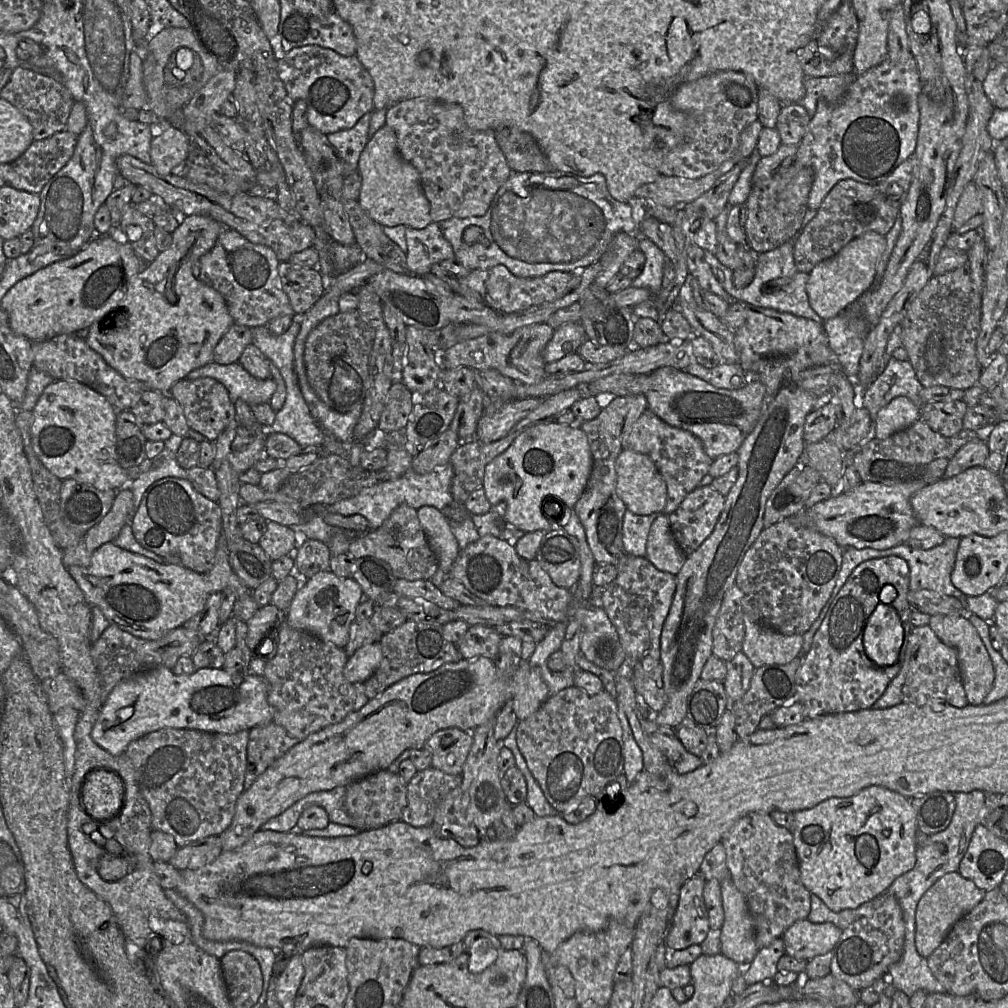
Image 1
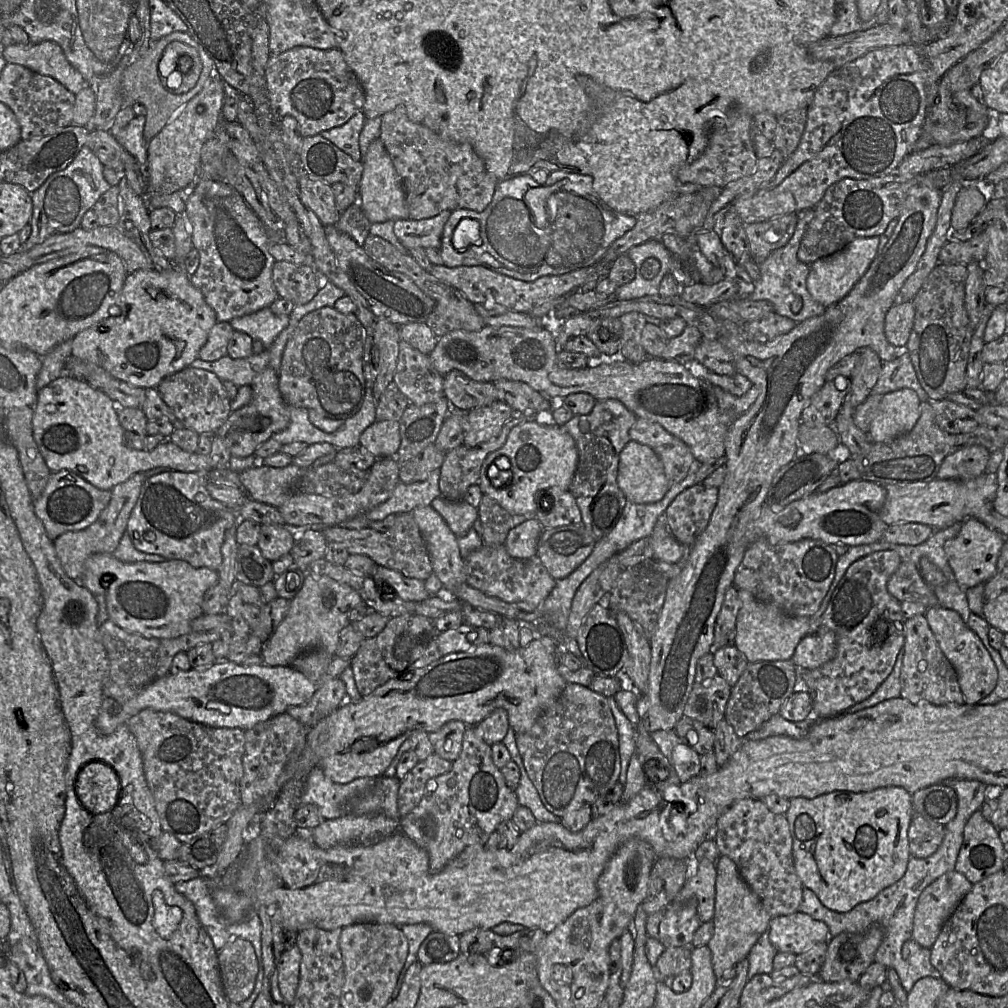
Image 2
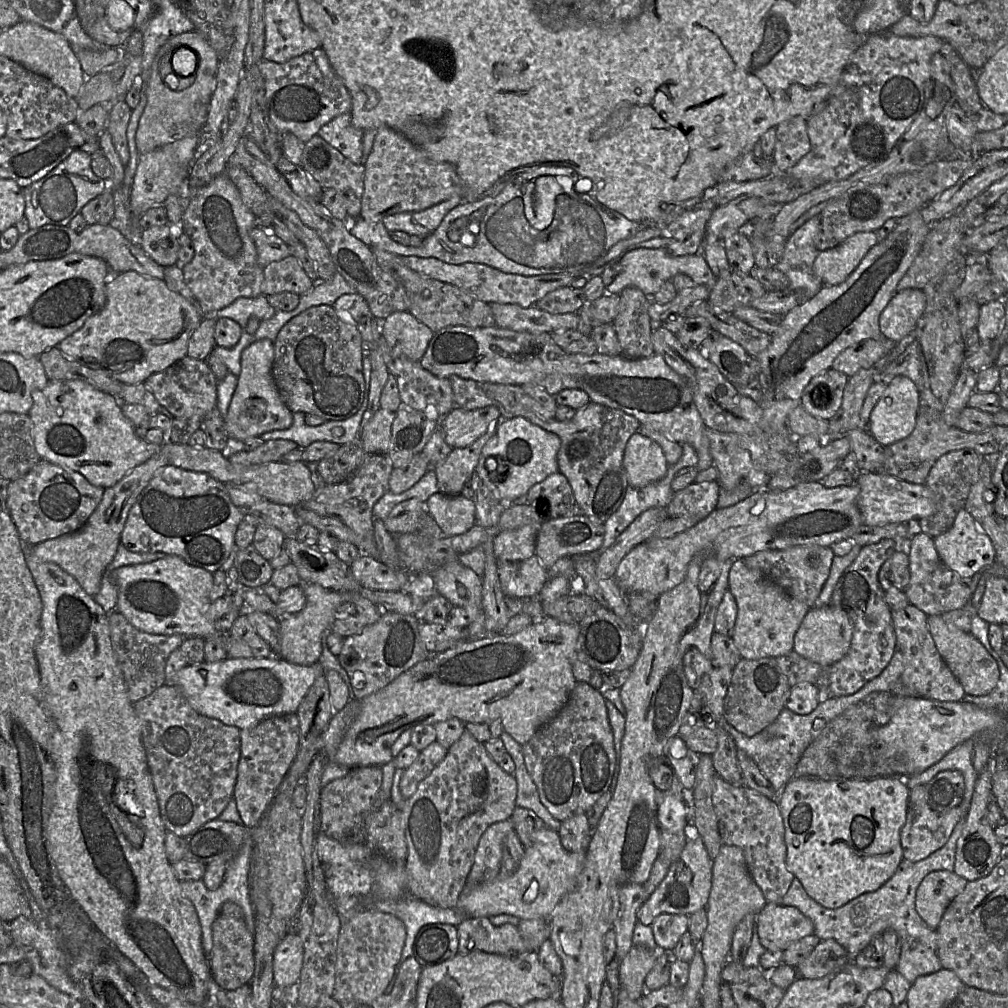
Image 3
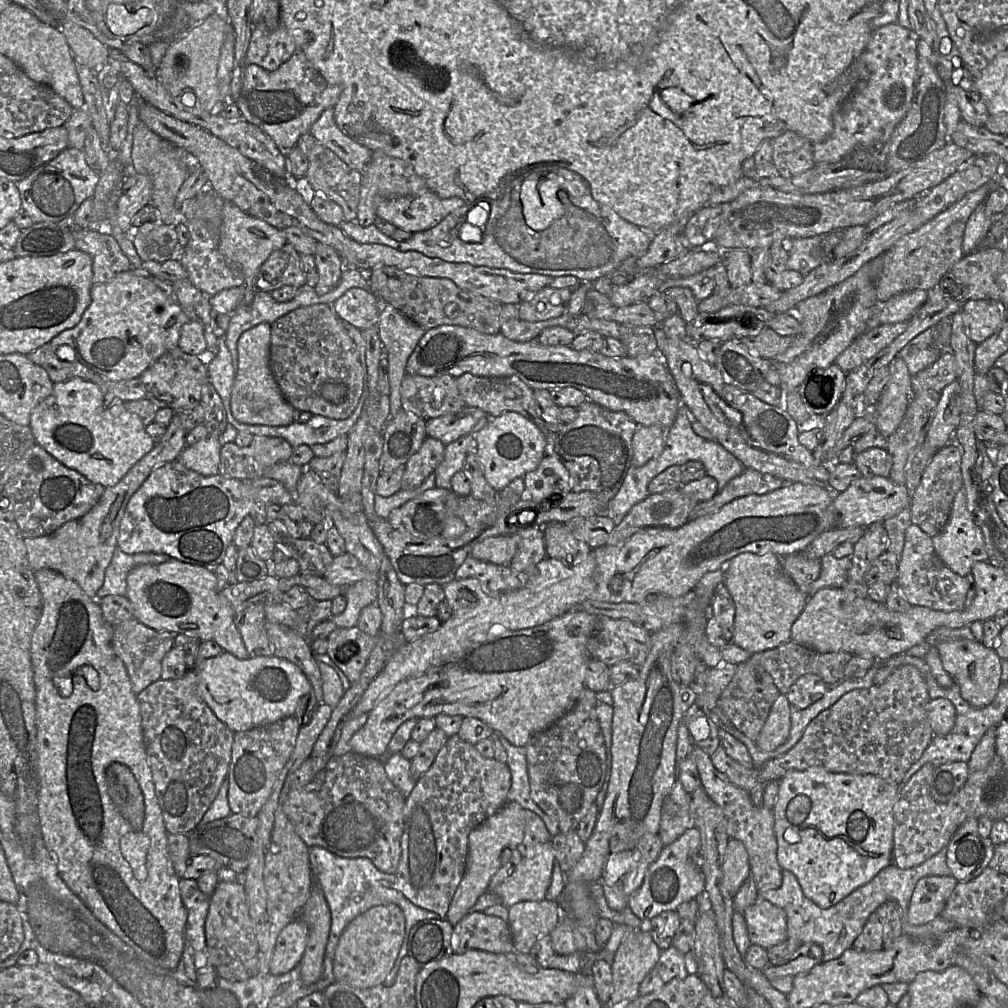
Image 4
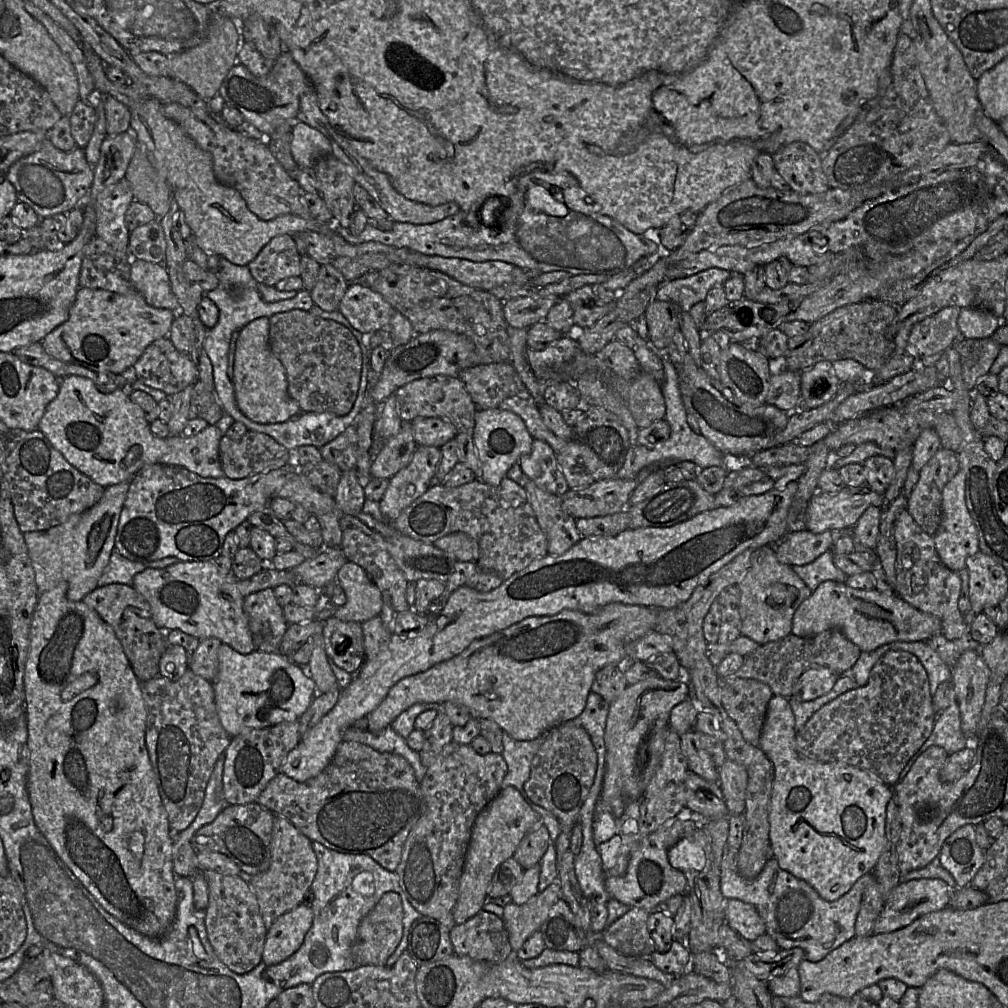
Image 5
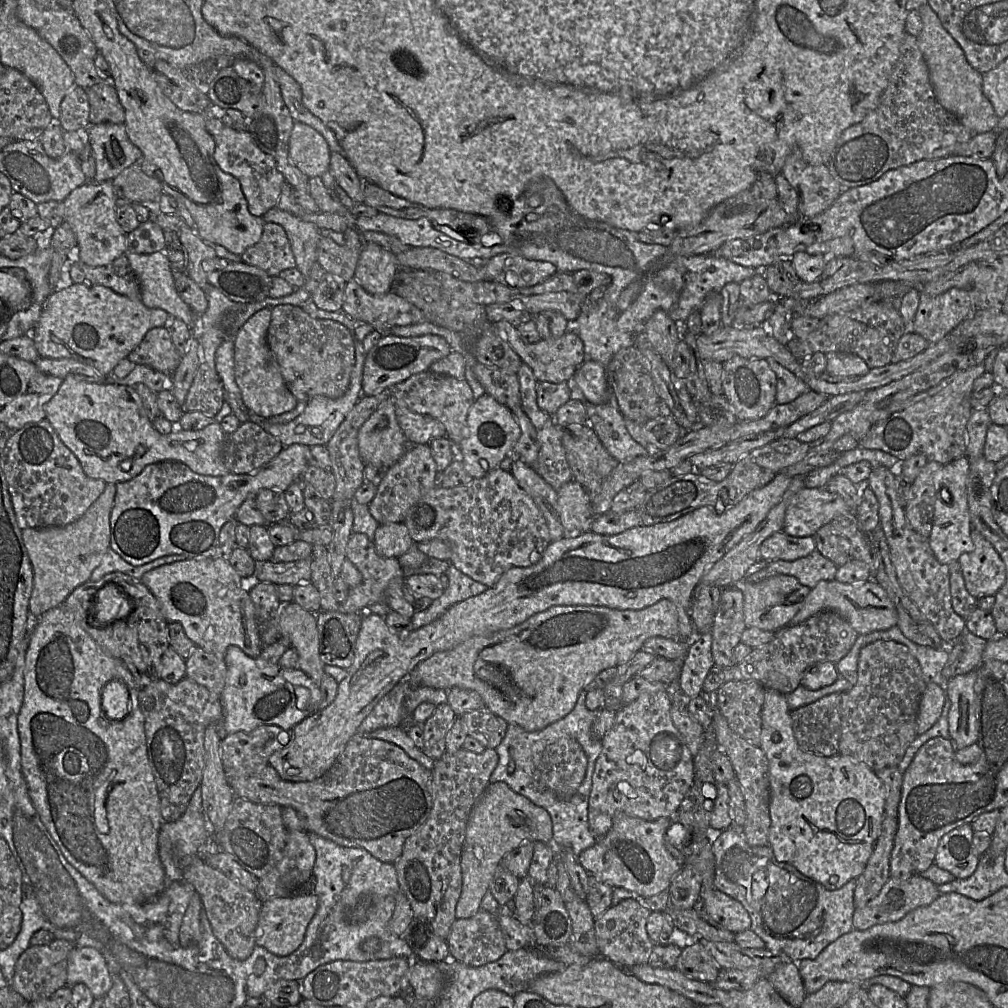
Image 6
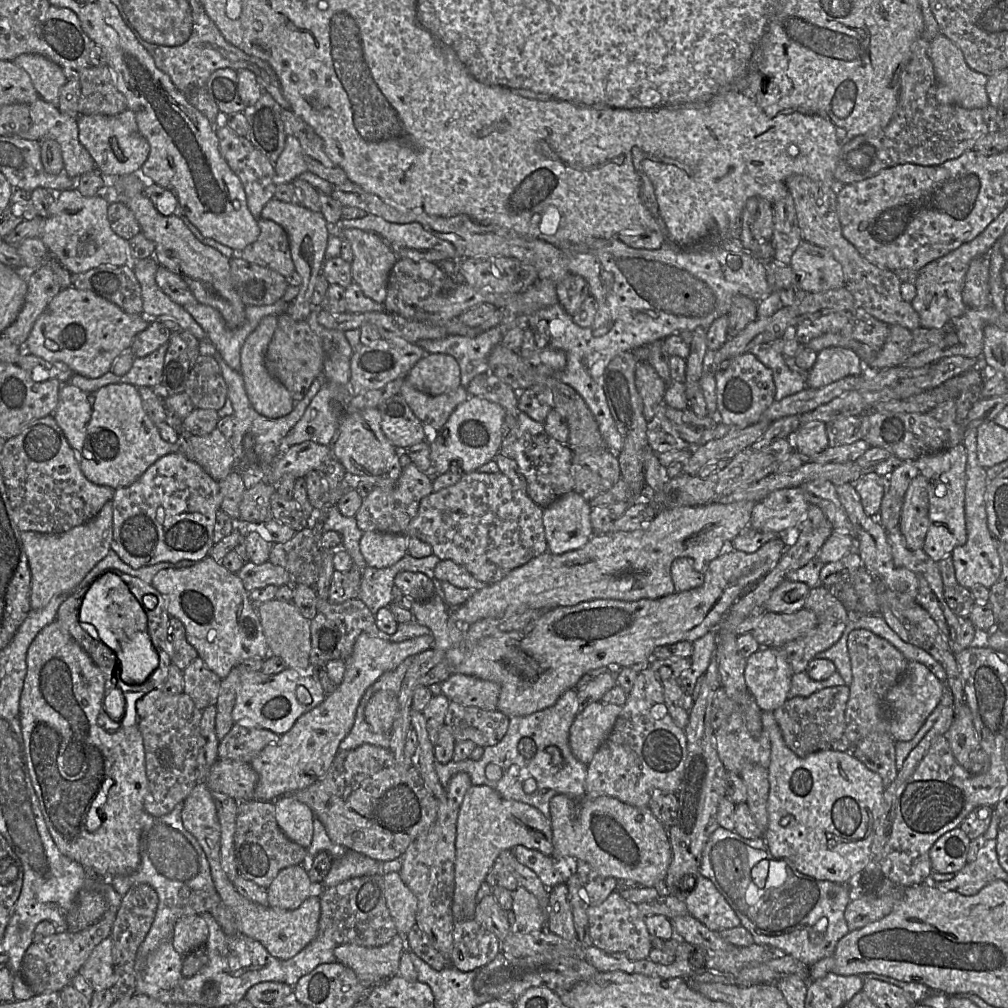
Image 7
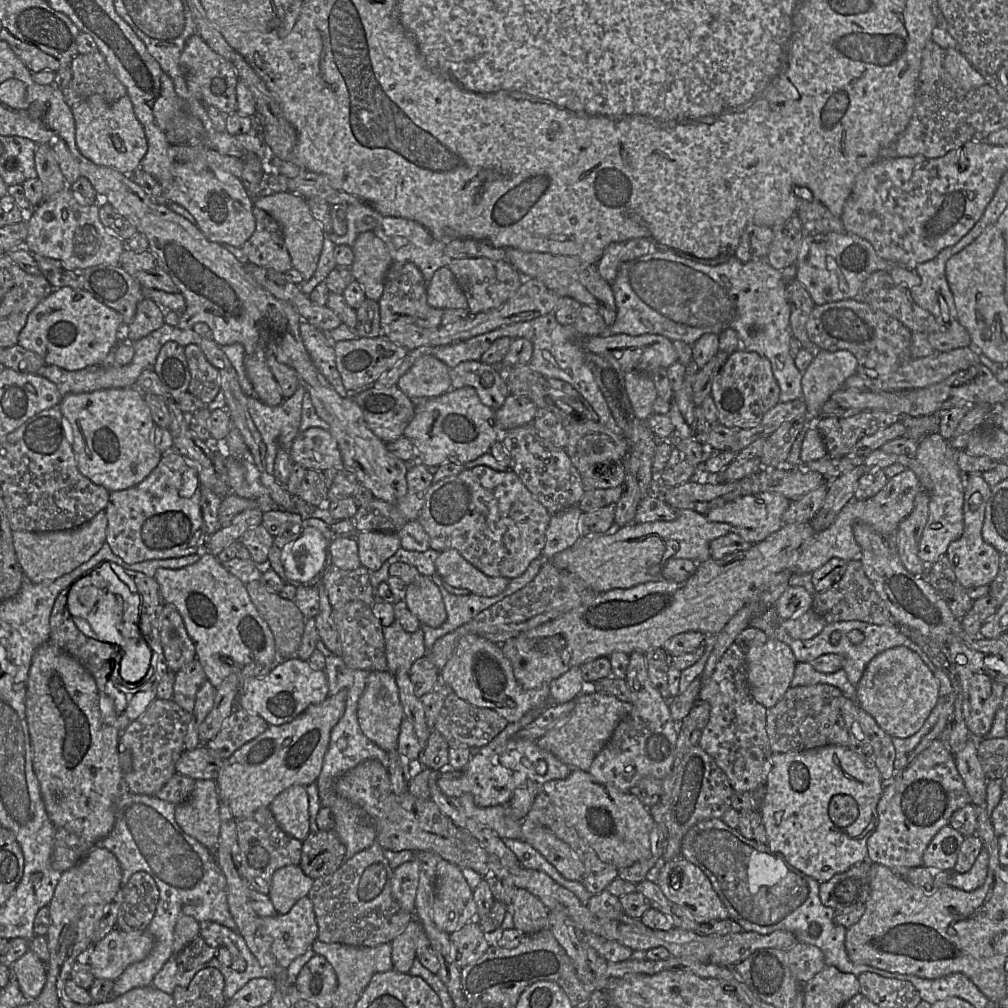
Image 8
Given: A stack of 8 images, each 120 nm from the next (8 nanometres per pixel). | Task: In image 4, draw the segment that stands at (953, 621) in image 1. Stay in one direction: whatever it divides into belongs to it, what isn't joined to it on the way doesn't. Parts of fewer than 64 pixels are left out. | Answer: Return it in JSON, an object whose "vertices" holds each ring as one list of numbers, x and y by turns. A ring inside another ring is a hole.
{"vertices":[[953,639,940,642,937,650,944,670,958,686,965,701,972,707,982,708,994,700,1001,686,1001,658,994,649,989,649,976,640]]}

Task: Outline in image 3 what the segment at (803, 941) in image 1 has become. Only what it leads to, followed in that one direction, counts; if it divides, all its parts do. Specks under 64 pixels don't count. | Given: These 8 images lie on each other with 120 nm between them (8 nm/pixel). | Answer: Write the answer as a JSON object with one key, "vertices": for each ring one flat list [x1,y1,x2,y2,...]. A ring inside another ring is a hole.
{"vertices":[[767,902,755,916,755,927,766,950,783,952,799,939,813,935,814,926,798,908]]}

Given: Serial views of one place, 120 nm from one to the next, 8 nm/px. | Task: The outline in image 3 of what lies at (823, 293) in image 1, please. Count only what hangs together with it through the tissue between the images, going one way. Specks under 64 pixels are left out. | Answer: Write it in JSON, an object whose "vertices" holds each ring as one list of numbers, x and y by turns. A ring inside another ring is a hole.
{"vertices":[[857,232,836,247,819,252,813,273,824,286,841,284,876,244,875,232]]}

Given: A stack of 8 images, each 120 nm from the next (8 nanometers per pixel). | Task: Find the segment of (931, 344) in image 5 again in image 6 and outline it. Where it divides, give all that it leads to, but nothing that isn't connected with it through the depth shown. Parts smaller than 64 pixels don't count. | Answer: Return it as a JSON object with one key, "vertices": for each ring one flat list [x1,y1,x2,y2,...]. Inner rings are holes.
{"vertices":[[951,288,937,296,919,292,919,305,909,331,920,334,932,344,949,334,964,319,969,317,974,310,969,293,963,289]]}

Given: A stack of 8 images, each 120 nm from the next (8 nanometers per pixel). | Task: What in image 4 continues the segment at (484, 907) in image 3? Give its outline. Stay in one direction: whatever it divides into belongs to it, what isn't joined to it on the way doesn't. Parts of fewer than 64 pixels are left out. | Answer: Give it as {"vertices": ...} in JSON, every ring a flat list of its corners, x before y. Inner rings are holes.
{"vertices":[[551,841,539,846,532,856,523,857,513,874,493,891,507,908,526,901,541,901,546,899,546,893,551,883,552,870,556,861]]}

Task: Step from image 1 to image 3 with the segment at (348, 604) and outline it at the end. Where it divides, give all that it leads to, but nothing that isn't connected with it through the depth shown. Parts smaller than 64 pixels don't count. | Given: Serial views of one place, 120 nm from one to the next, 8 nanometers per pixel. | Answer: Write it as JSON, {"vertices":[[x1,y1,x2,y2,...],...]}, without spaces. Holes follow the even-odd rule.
{"vertices":[[300,583,300,586,306,597,306,604,301,611,279,618,279,650,274,656,292,664,309,666,319,661,322,653,322,634,331,631,341,604,353,603,356,616,366,626,375,624,383,613,381,608,359,593,337,592,313,583]]}

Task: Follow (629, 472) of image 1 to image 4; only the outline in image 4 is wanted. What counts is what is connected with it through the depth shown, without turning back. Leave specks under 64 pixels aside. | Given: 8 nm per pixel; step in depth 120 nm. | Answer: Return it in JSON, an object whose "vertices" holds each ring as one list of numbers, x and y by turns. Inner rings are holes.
{"vertices":[[638,426,633,440,633,465,639,467,659,457,666,446,666,430,660,426]]}

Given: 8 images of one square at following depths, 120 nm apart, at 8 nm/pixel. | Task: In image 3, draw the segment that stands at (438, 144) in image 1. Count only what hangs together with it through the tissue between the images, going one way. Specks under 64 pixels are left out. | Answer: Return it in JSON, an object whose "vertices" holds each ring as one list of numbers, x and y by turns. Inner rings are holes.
{"vertices":[[387,126,377,129,364,167,360,218,369,223,401,212,422,211,456,195,463,199,463,183,452,164,430,159,405,136]]}

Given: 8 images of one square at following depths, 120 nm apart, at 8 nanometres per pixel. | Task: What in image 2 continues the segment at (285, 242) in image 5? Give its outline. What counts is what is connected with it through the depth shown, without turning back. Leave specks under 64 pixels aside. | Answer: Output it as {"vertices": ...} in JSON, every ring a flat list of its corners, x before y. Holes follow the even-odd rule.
{"vertices":[[275,261,272,280,279,297,288,299,295,305,310,302,319,291,314,268,305,264]]}

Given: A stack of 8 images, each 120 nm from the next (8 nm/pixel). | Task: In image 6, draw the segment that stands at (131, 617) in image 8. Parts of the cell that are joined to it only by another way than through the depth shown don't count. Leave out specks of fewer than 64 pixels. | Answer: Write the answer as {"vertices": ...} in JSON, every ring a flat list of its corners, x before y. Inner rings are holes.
{"vertices":[[107,583,96,594,91,620,95,625,108,626,126,618,133,610,130,598,114,583]]}

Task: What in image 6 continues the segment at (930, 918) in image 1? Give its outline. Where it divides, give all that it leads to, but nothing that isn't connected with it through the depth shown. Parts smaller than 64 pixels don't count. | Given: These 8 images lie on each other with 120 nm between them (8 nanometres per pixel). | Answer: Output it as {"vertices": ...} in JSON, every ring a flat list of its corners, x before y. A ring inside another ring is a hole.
{"vertices":[[919,875,906,880,890,878,876,898,864,907,855,908,853,928,869,928,902,919,910,911,931,904,941,893,937,885]]}

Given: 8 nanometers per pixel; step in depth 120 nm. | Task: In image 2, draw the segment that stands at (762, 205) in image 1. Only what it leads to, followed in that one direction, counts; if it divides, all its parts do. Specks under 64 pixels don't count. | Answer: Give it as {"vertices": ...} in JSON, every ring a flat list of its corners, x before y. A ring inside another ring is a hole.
{"vertices":[[790,213,745,225,751,258,759,265,775,250,785,246,794,234,798,215]]}

